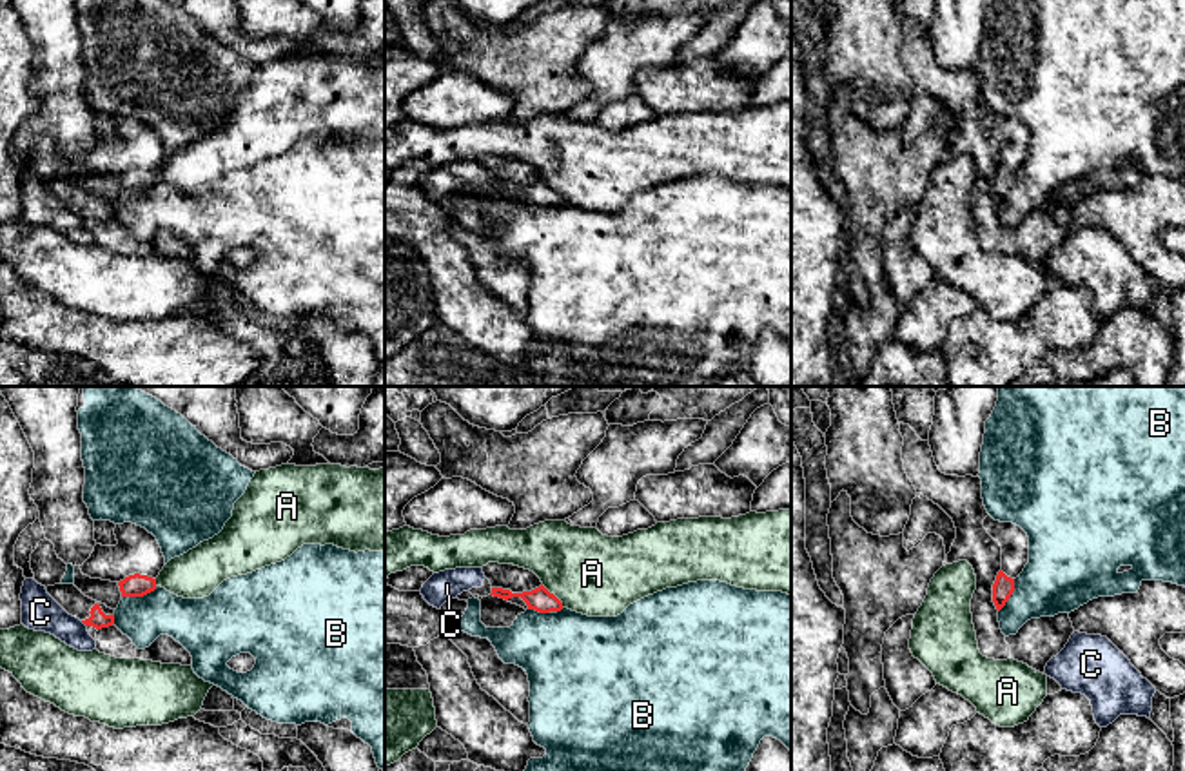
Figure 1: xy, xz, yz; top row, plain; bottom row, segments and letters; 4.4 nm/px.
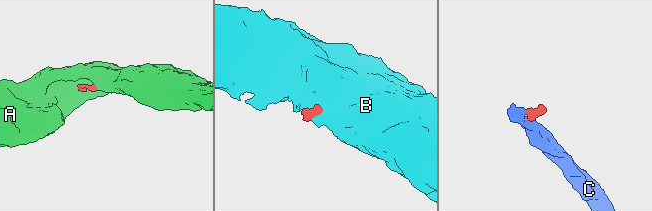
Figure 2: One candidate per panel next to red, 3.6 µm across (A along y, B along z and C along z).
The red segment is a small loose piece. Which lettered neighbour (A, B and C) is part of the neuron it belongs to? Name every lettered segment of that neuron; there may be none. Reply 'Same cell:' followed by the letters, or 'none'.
Same cell: none

